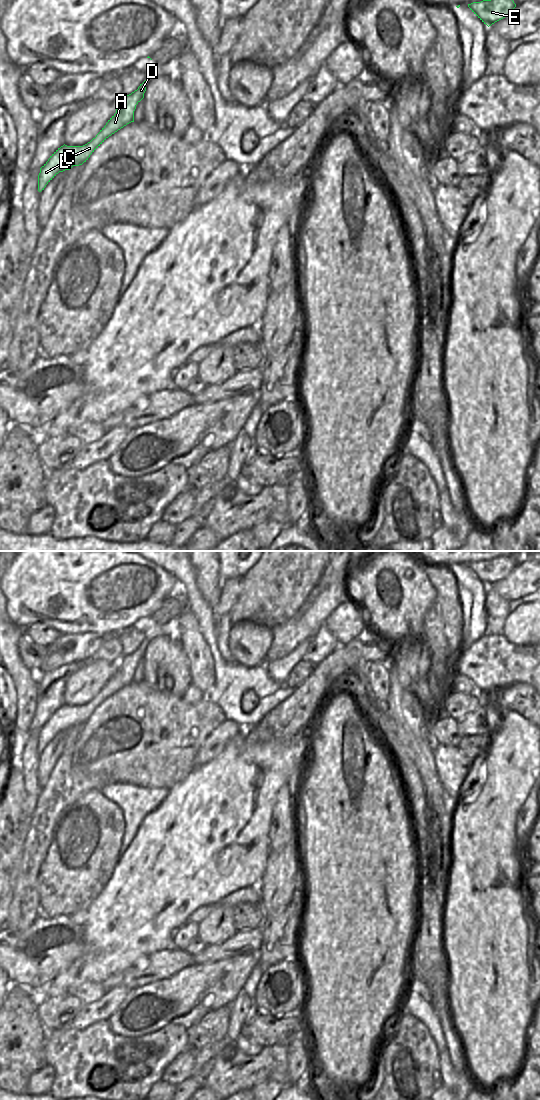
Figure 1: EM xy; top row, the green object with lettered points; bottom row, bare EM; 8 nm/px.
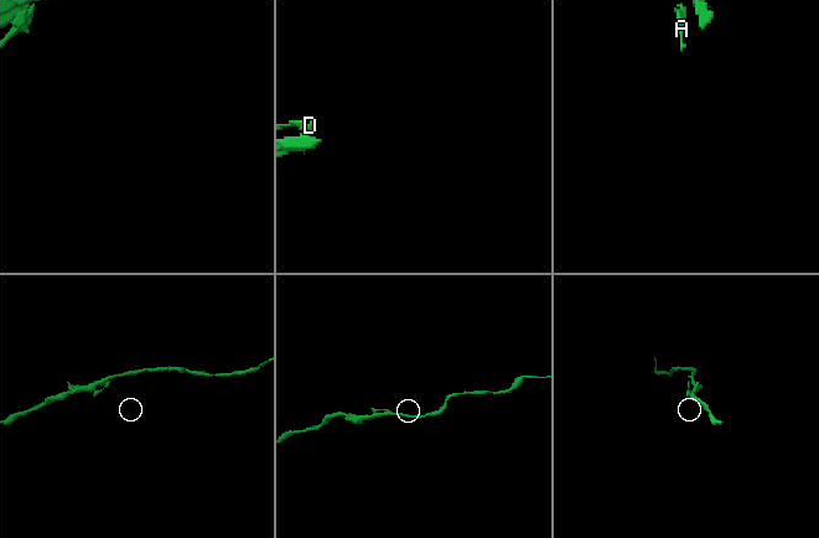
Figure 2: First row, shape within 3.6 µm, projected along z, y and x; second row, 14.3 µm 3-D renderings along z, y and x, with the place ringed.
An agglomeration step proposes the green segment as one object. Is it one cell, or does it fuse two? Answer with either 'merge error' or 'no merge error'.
no merge error

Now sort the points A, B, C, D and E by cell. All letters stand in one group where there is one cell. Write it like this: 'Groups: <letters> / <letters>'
Groups: A B C D E

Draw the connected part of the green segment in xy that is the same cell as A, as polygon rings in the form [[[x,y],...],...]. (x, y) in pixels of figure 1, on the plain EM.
[[[146,640],[137,650],[127,656],[122,656],[116,662],[116,673],[90,702],[83,706],[63,705],[58,708],[40,728],[38,735],[38,751],[44,750],[46,745],[59,733],[70,730],[73,726],[82,725],[90,715],[112,694],[134,682],[136,665],[144,658]]]

